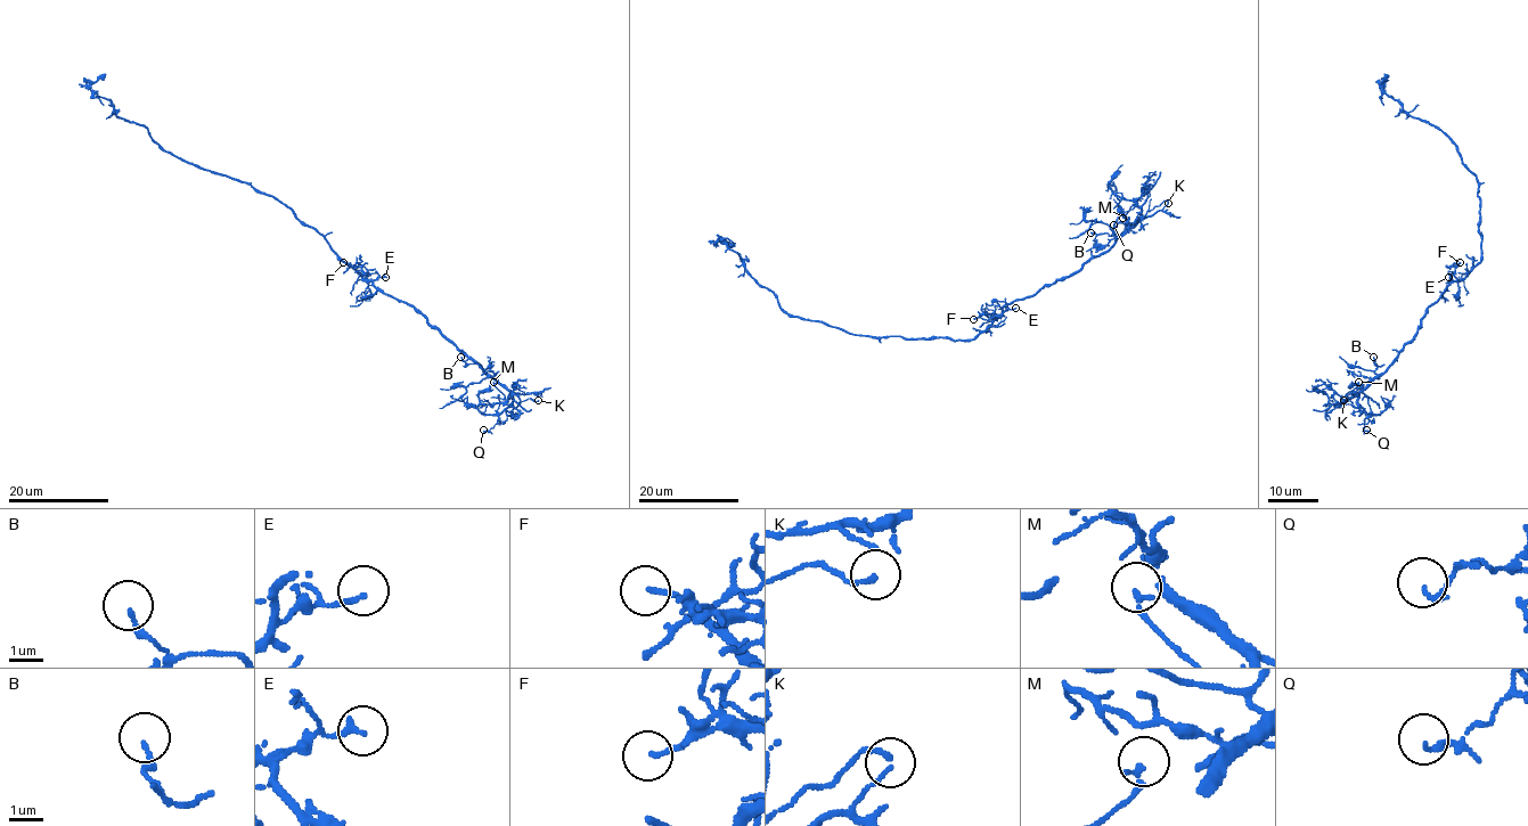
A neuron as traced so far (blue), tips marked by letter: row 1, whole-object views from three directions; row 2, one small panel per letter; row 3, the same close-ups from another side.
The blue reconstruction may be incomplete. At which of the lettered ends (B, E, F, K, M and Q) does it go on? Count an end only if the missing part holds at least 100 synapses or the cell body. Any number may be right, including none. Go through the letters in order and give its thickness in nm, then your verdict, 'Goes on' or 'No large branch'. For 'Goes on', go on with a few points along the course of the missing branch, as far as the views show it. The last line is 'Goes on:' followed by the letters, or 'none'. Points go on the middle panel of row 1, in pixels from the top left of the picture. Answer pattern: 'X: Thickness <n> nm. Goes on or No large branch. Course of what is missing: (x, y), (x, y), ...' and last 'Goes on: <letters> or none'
B: Thickness 170 nm. No large branch
E: Thickness 180 nm. No large branch
F: Thickness 130 nm. No large branch
K: Thickness 100 nm. No large branch
M: Thickness 120 nm. No large branch
Q: Thickness 180 nm. No large branch
Goes on: none

